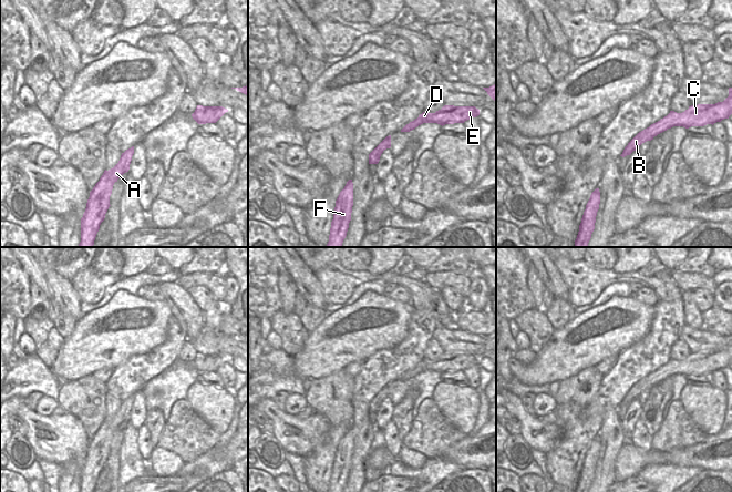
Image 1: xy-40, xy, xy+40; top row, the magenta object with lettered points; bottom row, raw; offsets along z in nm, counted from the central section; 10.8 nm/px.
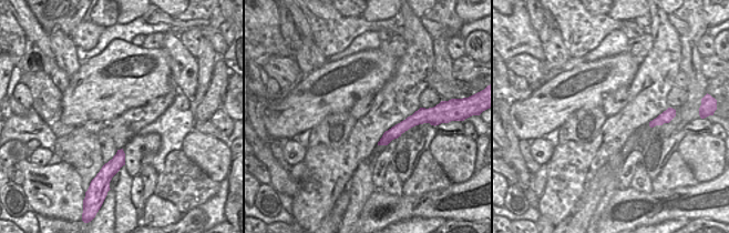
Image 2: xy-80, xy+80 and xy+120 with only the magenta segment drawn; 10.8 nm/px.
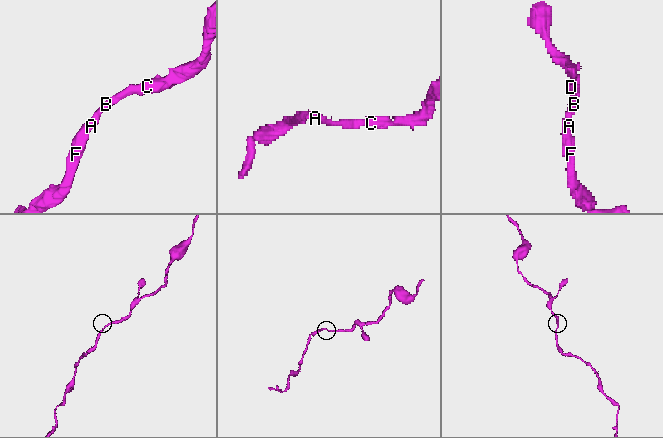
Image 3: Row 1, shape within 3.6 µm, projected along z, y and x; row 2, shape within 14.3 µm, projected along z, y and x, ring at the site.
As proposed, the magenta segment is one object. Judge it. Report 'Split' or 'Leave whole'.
Leave whole.

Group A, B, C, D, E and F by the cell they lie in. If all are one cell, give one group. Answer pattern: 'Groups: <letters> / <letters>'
Groups: A B C D E F.

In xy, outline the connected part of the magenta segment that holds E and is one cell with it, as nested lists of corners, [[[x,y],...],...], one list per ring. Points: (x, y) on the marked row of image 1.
[[[444,105],[435,113],[423,112],[417,119],[406,124],[401,132],[410,132],[423,123],[437,123],[440,125],[464,123],[480,115],[475,106]]]

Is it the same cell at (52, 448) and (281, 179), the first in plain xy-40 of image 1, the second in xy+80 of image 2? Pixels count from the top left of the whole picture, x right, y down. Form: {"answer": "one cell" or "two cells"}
{"answer": "one cell"}

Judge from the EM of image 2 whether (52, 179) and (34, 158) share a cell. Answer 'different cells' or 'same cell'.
different cells

